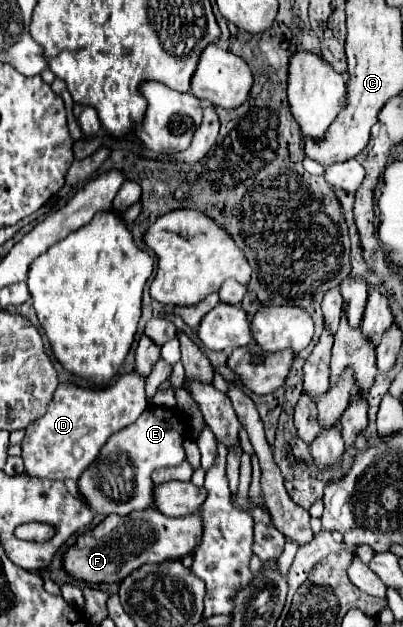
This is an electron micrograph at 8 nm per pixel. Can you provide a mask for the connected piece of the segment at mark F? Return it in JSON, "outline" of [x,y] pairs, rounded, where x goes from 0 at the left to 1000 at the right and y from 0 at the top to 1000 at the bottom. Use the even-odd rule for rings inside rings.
{"outline":[[[345,813],[320,823],[270,820],[236,842],[196,852],[191,864],[161,880],[161,912],[216,931],[280,931],[310,925],[330,909],[370,896],[449,893],[484,880],[499,864],[499,823],[474,820],[459,826],[419,826],[395,813]]]}

